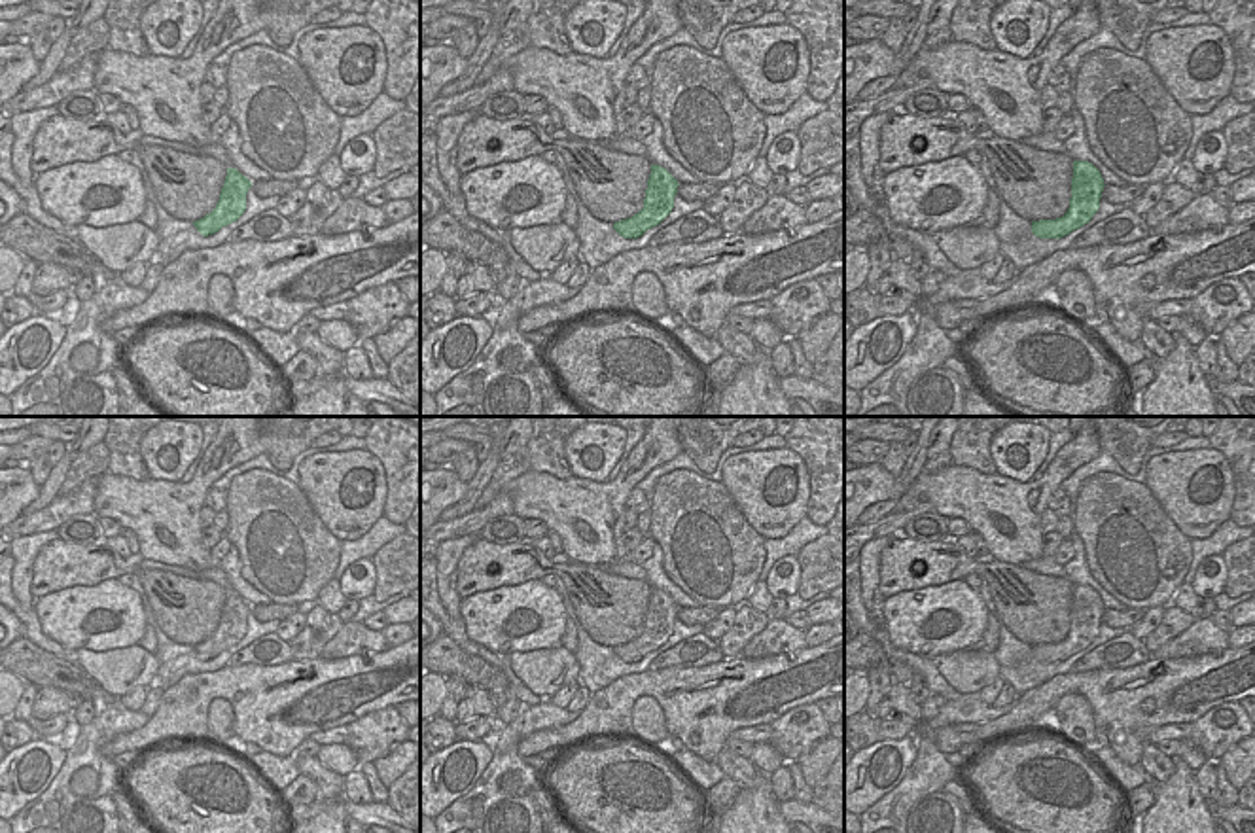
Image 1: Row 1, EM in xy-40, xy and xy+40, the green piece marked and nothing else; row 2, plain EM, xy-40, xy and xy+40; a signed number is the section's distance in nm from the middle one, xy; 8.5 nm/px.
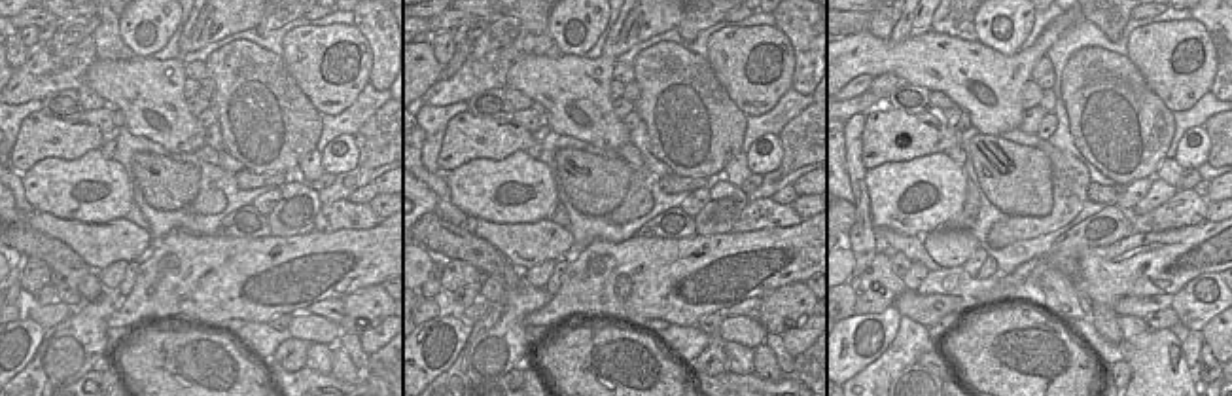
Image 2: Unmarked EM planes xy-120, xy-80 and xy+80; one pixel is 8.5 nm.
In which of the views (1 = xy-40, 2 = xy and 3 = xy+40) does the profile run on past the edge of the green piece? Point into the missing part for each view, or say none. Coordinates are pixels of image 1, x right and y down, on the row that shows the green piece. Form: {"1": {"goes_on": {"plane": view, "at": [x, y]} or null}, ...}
{"1": {"goes_on": null}, "2": {"goes_on": null}, "3": {"goes_on": null}}

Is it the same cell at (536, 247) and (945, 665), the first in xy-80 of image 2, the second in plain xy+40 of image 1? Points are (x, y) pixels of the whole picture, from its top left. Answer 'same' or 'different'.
same

